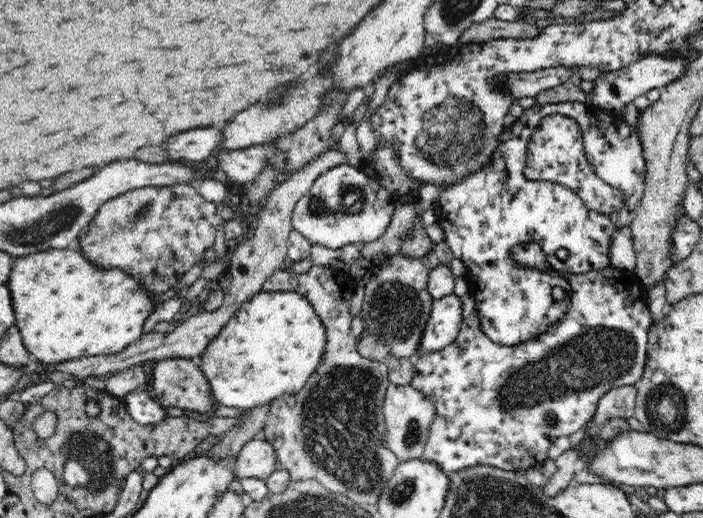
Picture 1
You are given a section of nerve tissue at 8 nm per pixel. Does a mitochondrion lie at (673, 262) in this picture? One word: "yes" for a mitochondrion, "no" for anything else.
no

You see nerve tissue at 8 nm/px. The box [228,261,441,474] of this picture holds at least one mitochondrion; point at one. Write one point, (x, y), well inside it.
(396, 308)

